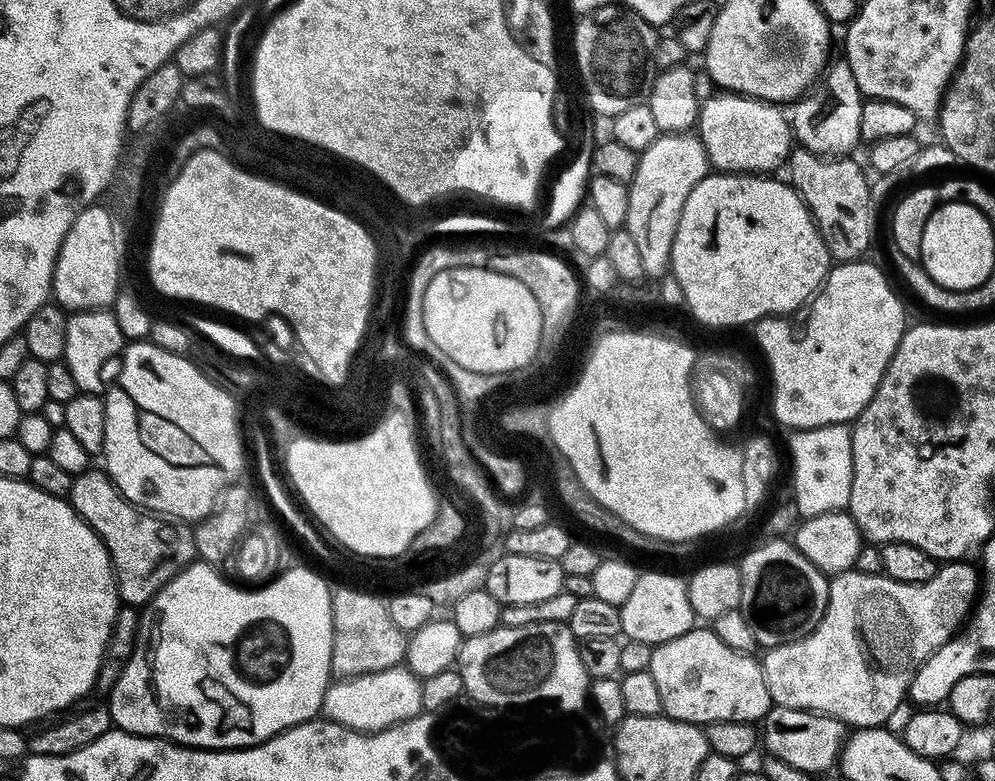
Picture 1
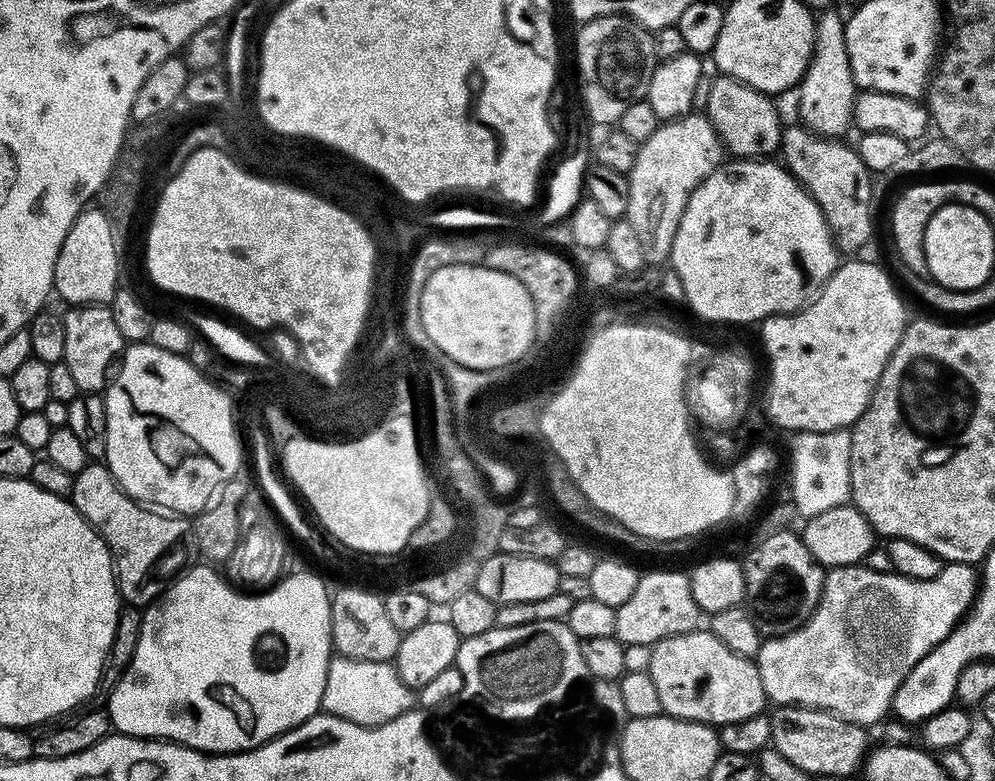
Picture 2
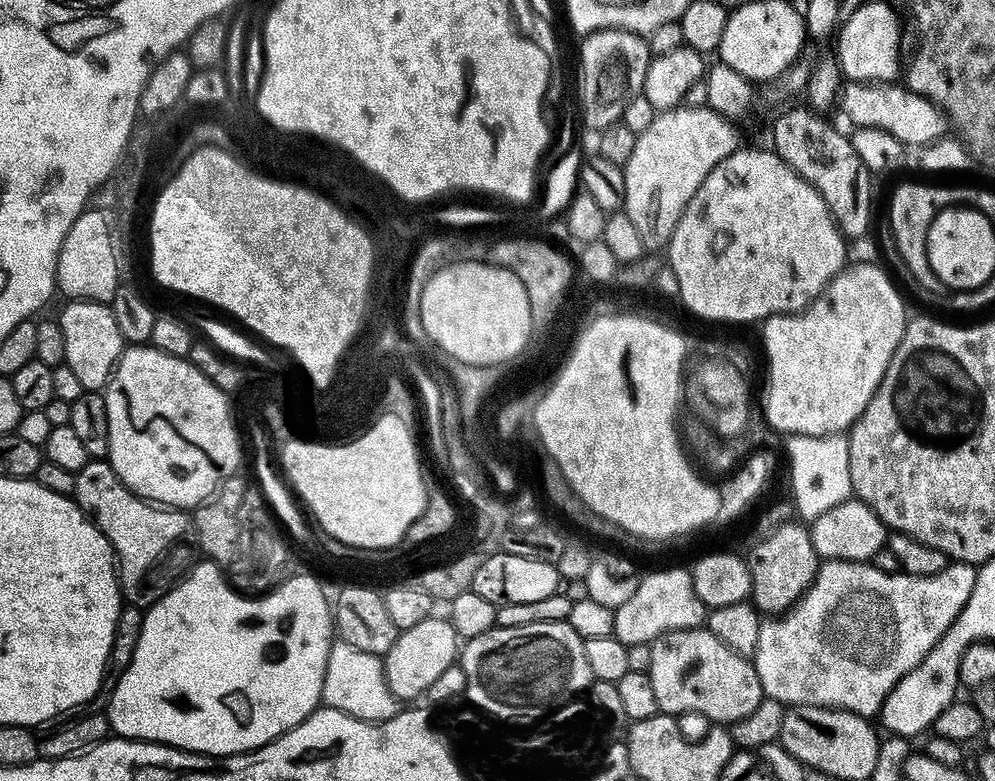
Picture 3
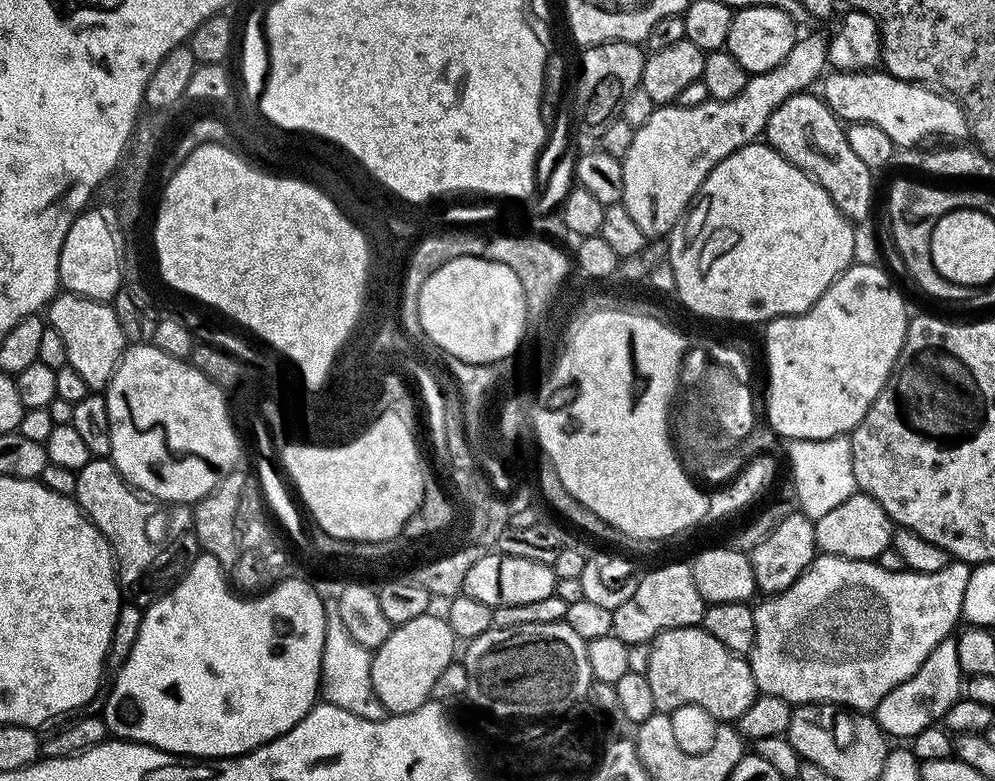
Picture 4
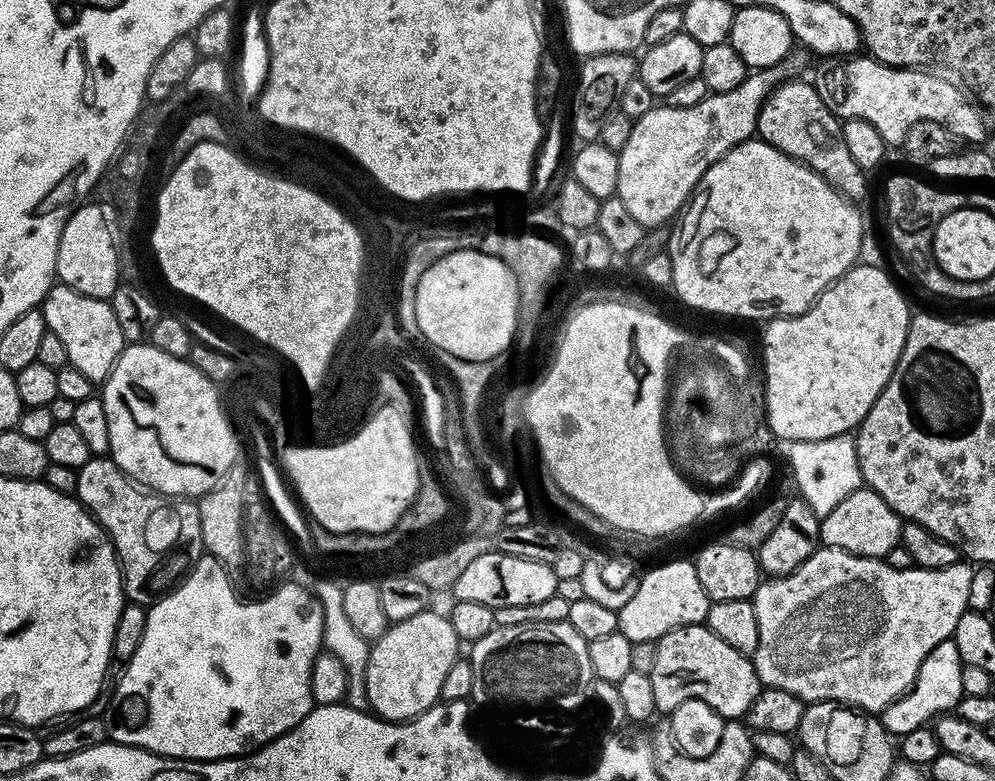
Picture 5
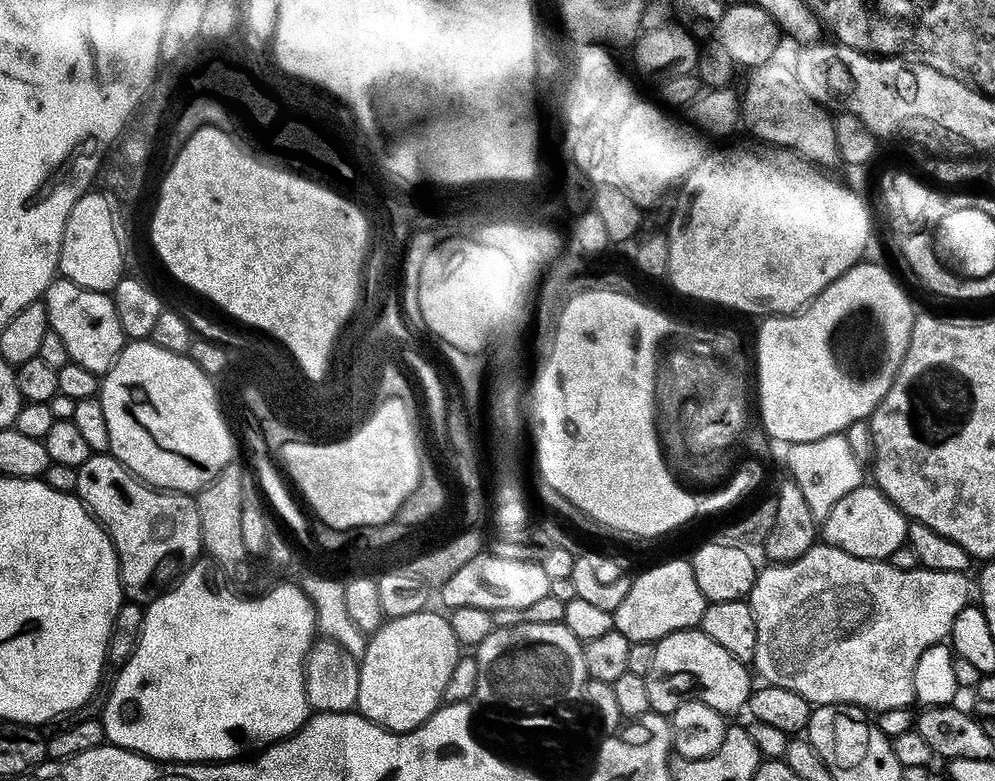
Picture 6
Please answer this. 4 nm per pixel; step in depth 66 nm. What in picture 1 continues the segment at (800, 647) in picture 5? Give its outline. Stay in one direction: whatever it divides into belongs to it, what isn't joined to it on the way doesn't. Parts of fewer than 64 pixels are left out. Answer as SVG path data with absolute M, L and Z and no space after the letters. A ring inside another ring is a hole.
M945 563L937 567L934 578L925 584L894 582L883 574L875 576L855 570L833 575L828 585L830 598L826 614L816 629L798 642L769 648L763 653L762 667L773 705L833 716L856 730L887 725L896 707L906 700L914 674L926 658L957 635L958 629L969 619L978 596L978 572L968 564L971 563Z

